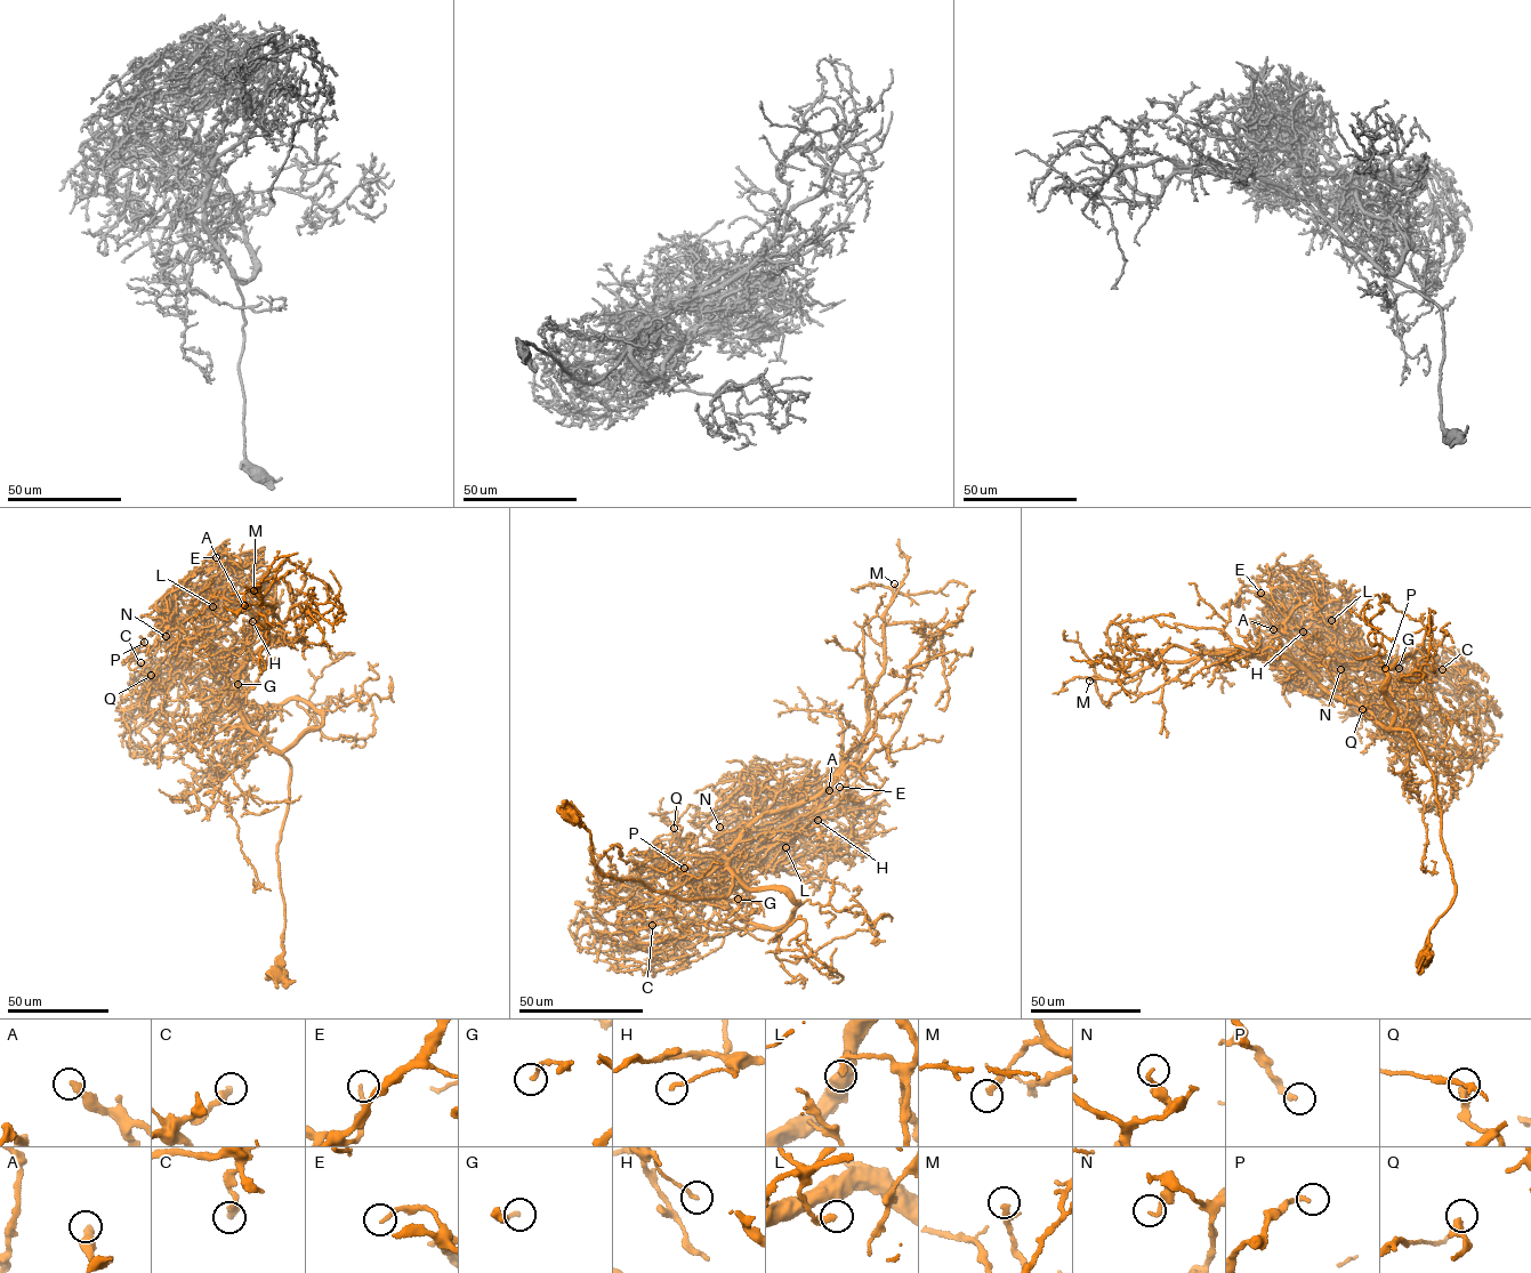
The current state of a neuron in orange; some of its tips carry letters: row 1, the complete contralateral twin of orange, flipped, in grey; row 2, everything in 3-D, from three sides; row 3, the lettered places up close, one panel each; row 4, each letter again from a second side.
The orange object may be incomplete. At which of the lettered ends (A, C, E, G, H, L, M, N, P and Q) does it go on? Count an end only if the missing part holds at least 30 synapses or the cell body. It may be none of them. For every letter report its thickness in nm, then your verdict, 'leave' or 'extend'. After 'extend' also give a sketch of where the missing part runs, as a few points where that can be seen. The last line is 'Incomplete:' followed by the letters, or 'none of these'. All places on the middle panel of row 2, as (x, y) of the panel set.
A: 280 nm thick; extend; missing branch runs (829, 790), (829, 783), (835, 779), (832, 774), (830, 791), (841, 803)
C: 320 nm thick; leave
E: 190 nm thick; leave
G: 180 nm thick; leave
H: 180 nm thick; leave
L: 300 nm thick; leave
M: 220 nm thick; extend; missing branch runs (894, 583), (893, 569), (899, 562), (934, 558)
N: 150 nm thick; leave
P: 200 nm thick; leave
Q: 360 nm thick; leave
Incomplete: A, M

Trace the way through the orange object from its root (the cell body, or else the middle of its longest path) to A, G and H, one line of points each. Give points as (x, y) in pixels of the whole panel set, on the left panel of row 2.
A: (278, 973), (290, 765), (256, 749), (259, 717), (212, 675), (265, 625), (267, 611), (244, 605)
G: (278, 973), (284, 917), (278, 845), (290, 765), (266, 746), (256, 749), (259, 717), (247, 719), (238, 684)
H: (278, 973), (278, 845), (290, 765), (256, 749), (259, 717), (247, 719), (212, 675), (267, 609), (252, 621)

